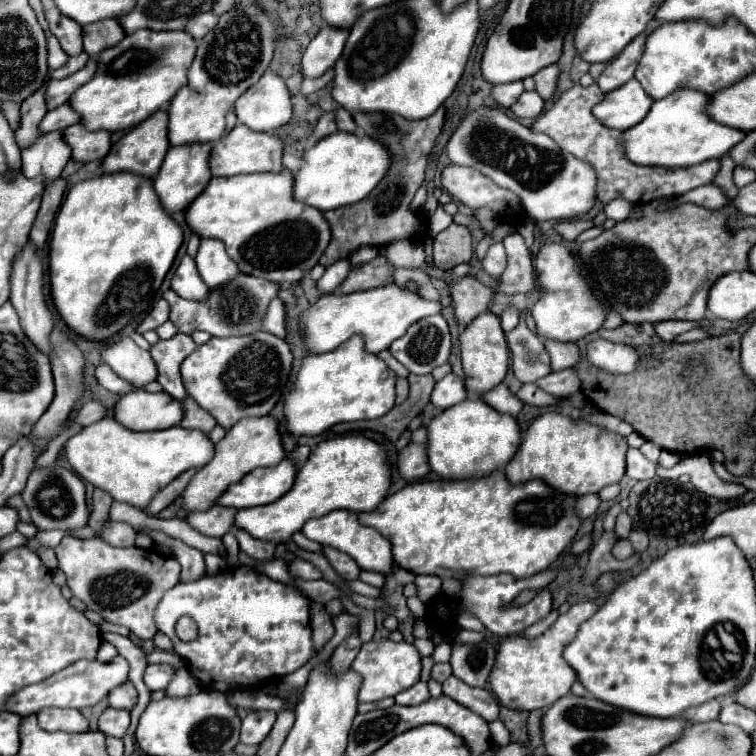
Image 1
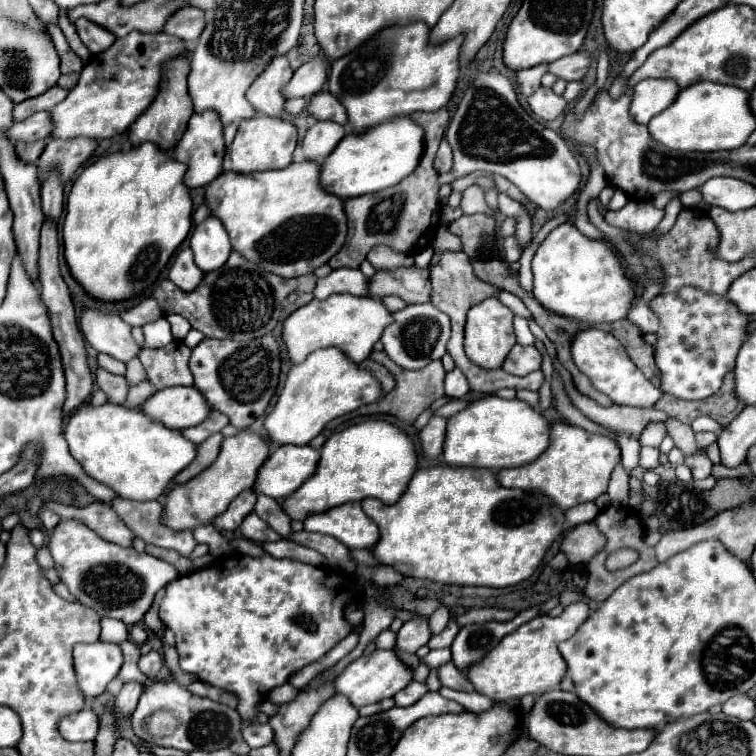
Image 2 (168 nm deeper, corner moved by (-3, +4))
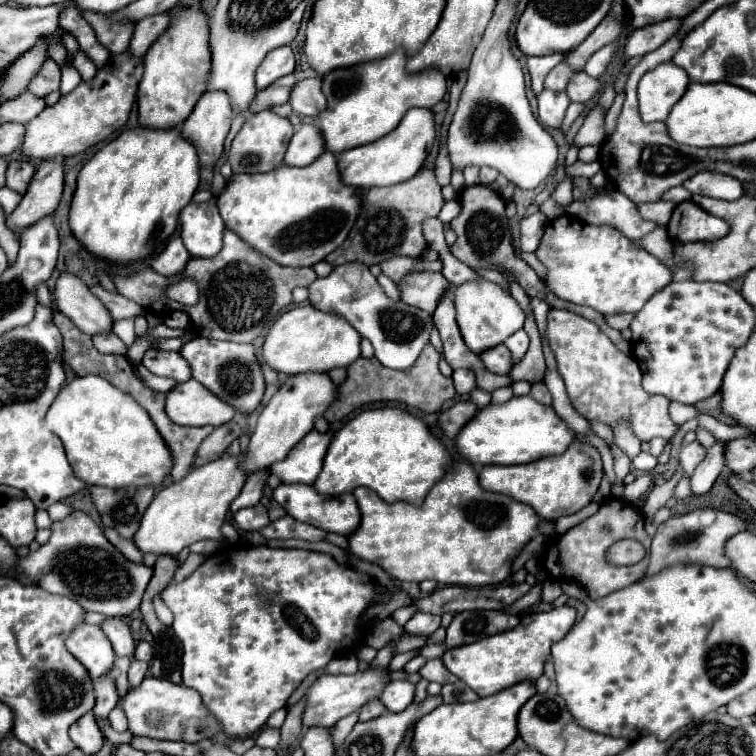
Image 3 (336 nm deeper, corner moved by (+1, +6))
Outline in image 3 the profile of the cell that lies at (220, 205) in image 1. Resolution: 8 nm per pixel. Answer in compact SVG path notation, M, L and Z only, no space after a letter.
M329 150L303 168L283 164L267 174L233 174L217 198L229 230L273 262L293 268L313 266L337 250L357 220L359 204L359 190L341 184L337 158Z

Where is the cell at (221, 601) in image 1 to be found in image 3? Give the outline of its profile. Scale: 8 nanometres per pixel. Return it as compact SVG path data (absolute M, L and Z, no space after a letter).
M235 546L235 548L227 548L219 554L209 556L189 578L181 580L181 584L169 584L161 592L161 598L175 616L173 632L183 644L183 658L181 658L183 660L183 684L201 694L203 704L211 710L211 714L217 716L217 720L221 720L223 730L229 736L243 738L243 736L249 736L249 734L255 734L257 730L261 730L263 724L267 722L267 718L275 710L285 706L291 692L303 682L303 678L309 672L323 668L331 658L335 658L337 650L347 642L347 638L349 638L349 650L359 644L359 640L361 640L359 616L375 602L375 580L369 574L357 572L351 566L337 564L329 554L321 554L321 552L287 550L287 548L271 548L271 546Z

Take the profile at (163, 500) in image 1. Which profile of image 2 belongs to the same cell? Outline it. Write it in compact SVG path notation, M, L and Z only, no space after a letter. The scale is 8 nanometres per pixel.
M213 434L211 438L207 438L205 442L201 442L201 446L197 446L197 456L195 460L185 468L181 470L177 476L175 476L175 484L185 484L187 480L195 478L199 472L203 472L207 466L213 464L213 460L219 456L219 450L221 450L221 442L223 442L223 434Z

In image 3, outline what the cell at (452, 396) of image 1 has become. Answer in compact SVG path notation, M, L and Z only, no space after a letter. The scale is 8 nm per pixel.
M453 370L453 382L457 394L469 394L477 384L475 384L475 374L471 370Z

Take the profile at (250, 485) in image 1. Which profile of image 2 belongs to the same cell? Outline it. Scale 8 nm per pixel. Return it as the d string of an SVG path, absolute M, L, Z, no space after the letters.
M279 446L261 466L255 492L271 498L291 496L307 478L315 474L319 450L305 446Z

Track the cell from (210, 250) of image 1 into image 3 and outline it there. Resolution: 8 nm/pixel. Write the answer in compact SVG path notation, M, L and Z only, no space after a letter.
M215 168L213 178L213 198L209 202L197 204L189 202L185 210L181 210L179 224L181 224L181 238L185 248L193 258L211 258L223 246L223 232L225 224L217 210L217 192L221 192L225 178L221 176L219 168Z

